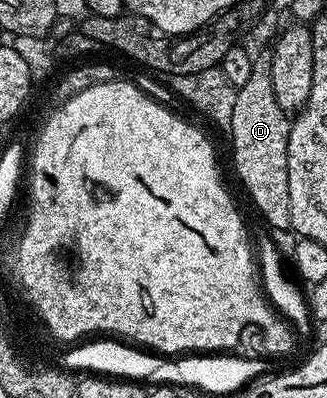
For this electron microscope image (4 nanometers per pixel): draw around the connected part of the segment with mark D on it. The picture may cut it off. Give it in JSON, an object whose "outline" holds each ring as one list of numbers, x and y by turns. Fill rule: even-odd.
{"outline":[[258,56,251,67,247,83,239,87,227,130,233,144,233,169,249,192,255,208,273,229,289,229,291,223,291,195,287,183,287,143,289,142,290,114,279,107,275,99,275,83,271,83,269,57]]}

